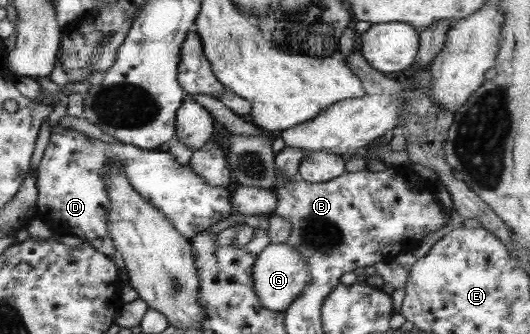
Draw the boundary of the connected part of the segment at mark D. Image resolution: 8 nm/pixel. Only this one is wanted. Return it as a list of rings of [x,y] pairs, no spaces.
[[[57,124],[51,129],[50,142],[35,176],[38,188],[35,206],[37,222],[42,224],[48,233],[78,236],[98,252],[112,257],[116,249],[109,235],[107,208],[110,199],[105,186],[105,172],[110,165],[122,167],[132,188],[144,200],[157,206],[176,230],[188,240],[194,234],[206,231],[212,224],[226,220],[234,213],[229,201],[231,188],[236,186],[233,181],[226,188],[214,186],[194,172],[190,163],[180,164],[168,151],[144,150],[126,143],[106,143]]]

